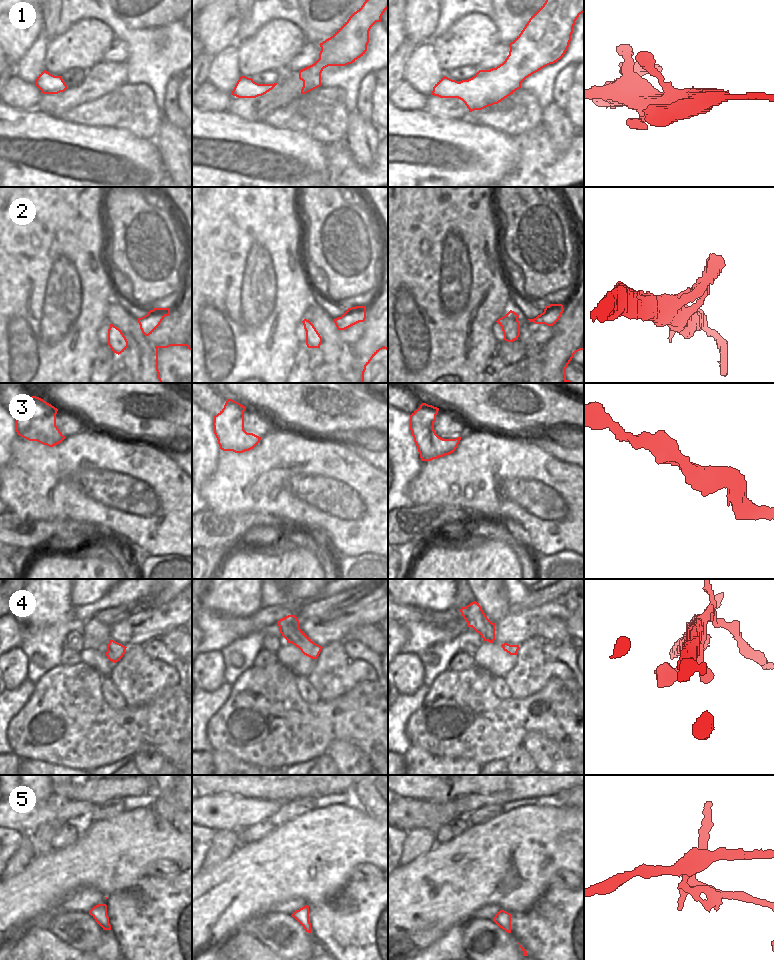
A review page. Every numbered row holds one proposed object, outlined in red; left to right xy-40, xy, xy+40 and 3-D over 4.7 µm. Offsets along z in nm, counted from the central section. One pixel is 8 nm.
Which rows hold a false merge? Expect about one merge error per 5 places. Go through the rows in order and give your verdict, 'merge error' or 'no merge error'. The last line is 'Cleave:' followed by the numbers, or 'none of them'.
1: no merge error
2: no merge error
3: no merge error
4: no merge error
5: merge error
Cleave: 5

